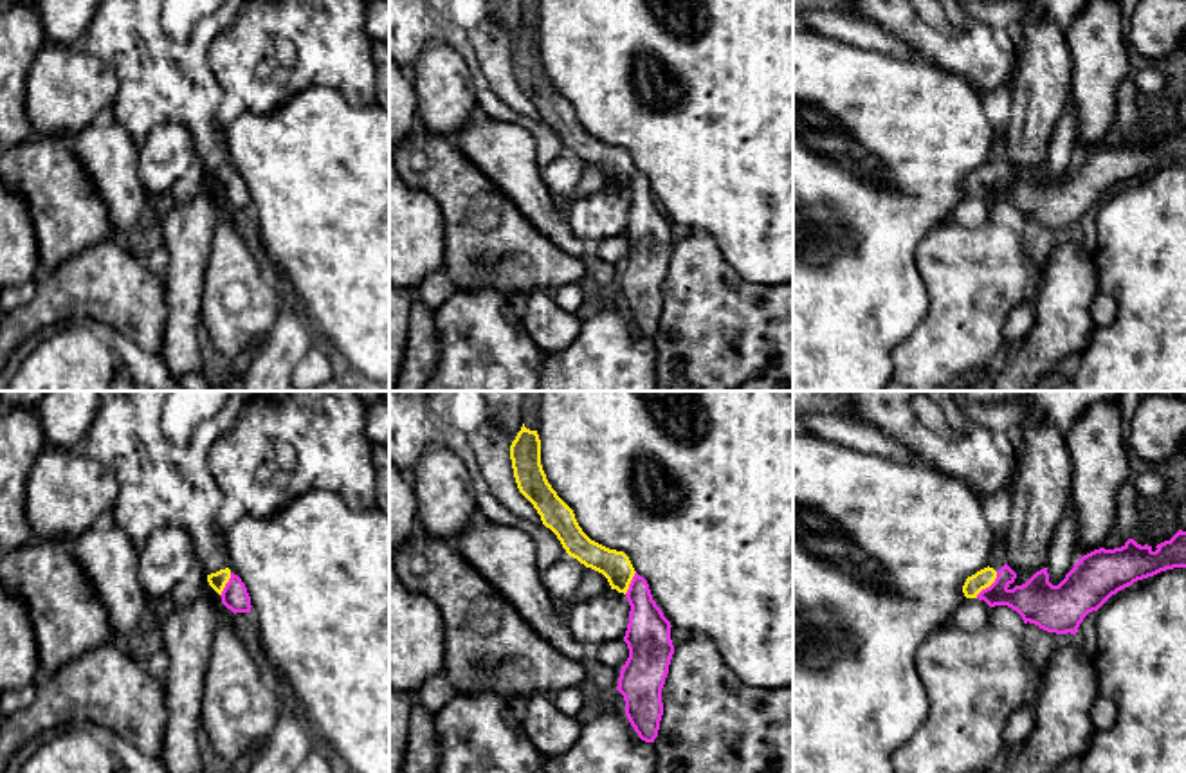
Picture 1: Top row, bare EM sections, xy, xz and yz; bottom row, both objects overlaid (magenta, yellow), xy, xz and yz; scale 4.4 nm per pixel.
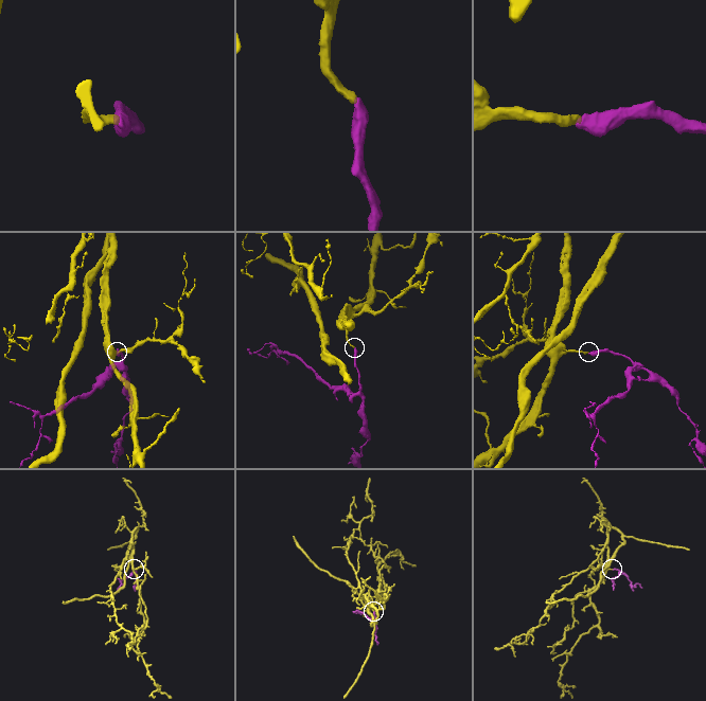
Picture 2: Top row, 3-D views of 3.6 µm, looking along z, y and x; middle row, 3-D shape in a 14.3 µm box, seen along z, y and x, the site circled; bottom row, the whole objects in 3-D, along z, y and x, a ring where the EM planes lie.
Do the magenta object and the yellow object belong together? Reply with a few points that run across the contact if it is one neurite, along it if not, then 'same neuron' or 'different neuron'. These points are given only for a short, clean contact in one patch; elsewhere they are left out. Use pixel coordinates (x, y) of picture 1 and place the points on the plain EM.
line yz (1039, 199), (1003, 193), (990, 182), (983, 175); same neuron

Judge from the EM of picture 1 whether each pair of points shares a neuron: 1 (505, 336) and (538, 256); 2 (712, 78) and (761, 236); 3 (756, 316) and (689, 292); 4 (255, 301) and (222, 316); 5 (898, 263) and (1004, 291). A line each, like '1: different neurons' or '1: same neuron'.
1: different neurons
2: same neuron
3: same neuron
4: same neuron
5: different neurons

